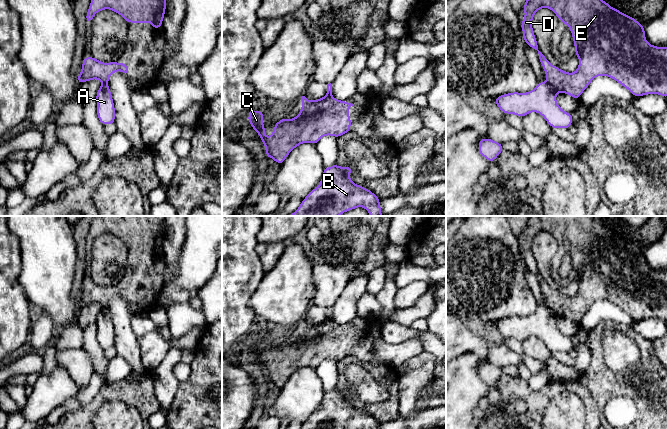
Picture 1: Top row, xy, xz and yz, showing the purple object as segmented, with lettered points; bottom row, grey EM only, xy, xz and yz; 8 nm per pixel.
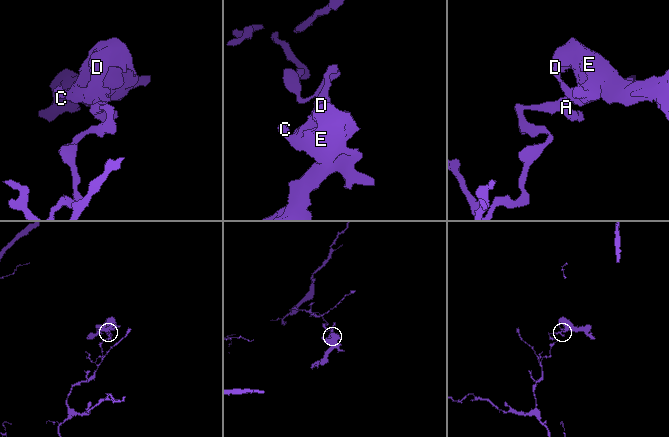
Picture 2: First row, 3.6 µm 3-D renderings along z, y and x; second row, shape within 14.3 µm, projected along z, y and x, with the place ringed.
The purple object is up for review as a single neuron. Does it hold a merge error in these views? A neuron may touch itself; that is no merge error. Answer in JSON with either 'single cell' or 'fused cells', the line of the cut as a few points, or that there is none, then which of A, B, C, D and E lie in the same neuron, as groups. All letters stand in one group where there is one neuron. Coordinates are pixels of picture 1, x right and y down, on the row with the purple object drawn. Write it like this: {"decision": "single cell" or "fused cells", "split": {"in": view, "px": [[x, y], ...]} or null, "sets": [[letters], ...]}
{"decision": "fused cells", "split": {"in": "yz", "px": [[547, 81], [557, 91]]}, "sets": [["A"], ["B", "C", "D", "E"]]}

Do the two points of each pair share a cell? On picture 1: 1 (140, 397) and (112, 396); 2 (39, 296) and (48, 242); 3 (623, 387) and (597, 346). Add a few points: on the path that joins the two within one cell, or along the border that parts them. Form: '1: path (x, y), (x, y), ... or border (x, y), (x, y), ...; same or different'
1: path (133, 395), (119, 395); same
2: path (43, 283), (43, 275), (48, 267), (48, 255); same
3: path (612, 380), (597, 365), (597, 357); same

